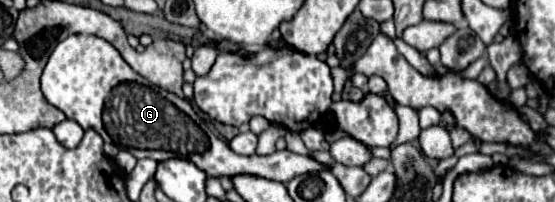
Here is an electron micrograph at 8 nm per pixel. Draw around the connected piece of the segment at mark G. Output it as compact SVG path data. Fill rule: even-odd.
M70 35L50 53L40 85L48 103L58 107L68 119L74 119L82 129L94 129L106 143L114 143L122 149L172 151L174 157L192 161L210 177L256 175L286 183L304 173L330 169L312 157L288 149L266 157L236 155L228 143L216 135L210 123L192 117L188 111L192 105L186 99L178 99L174 93L150 85L132 71L134 69L108 41L96 35Z

